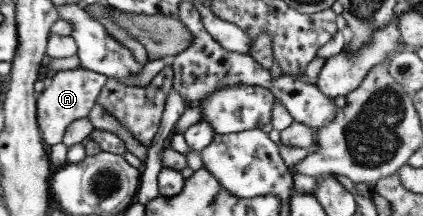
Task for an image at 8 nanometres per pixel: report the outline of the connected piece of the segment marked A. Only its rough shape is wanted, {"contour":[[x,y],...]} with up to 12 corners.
{"contour":[[78,67],[55,71],[35,100],[41,139],[60,144],[86,117],[108,78]]}

